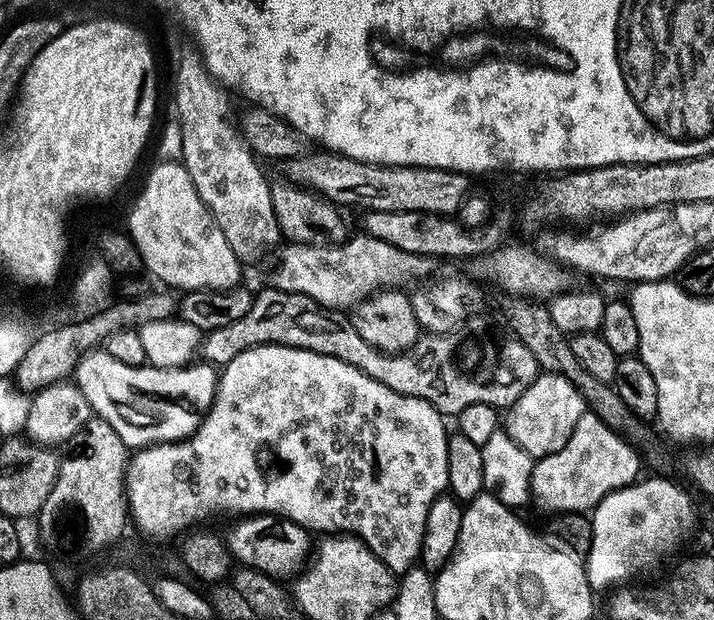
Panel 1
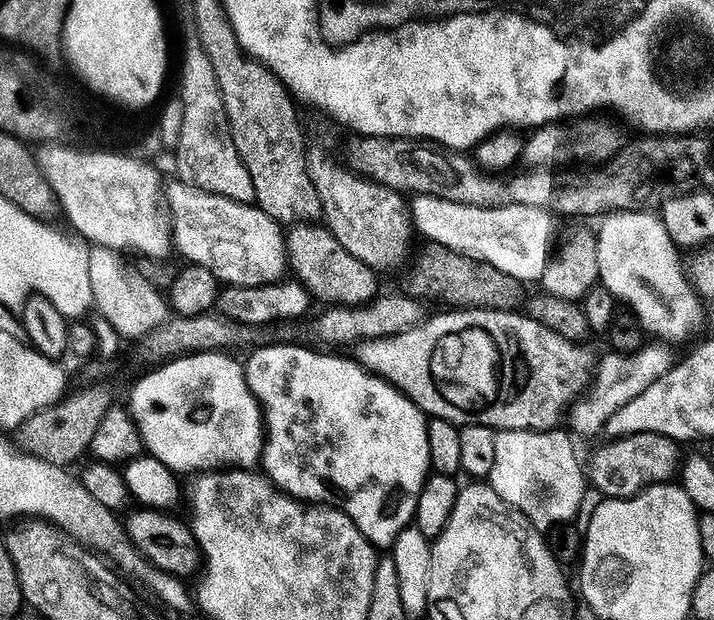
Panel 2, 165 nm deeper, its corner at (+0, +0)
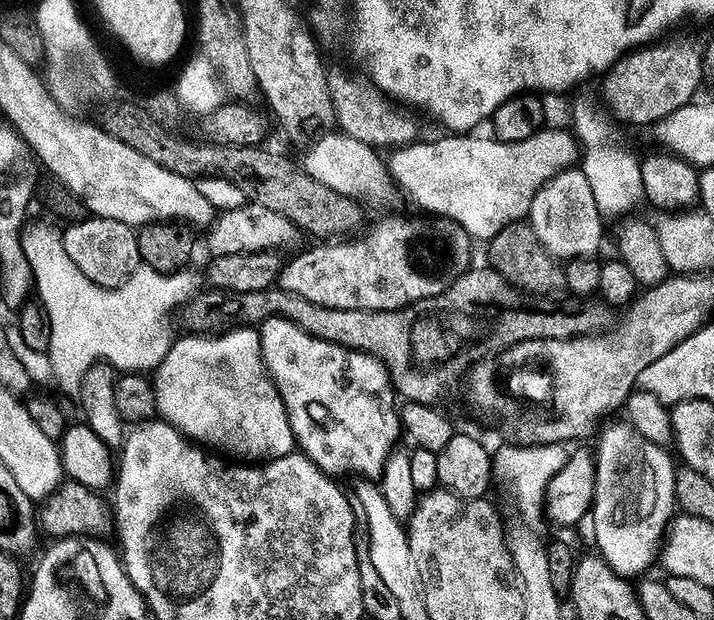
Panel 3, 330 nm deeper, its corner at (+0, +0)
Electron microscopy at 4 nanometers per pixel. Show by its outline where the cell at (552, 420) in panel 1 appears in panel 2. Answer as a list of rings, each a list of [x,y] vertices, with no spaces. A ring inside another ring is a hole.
[[[648,342],[633,352],[622,353],[610,350],[601,360],[599,357],[593,380],[585,391],[584,397],[577,400],[568,411],[568,423],[570,422],[573,428],[571,431],[575,435],[600,434],[614,413],[669,371],[674,363],[670,350],[671,347],[667,343]]]

